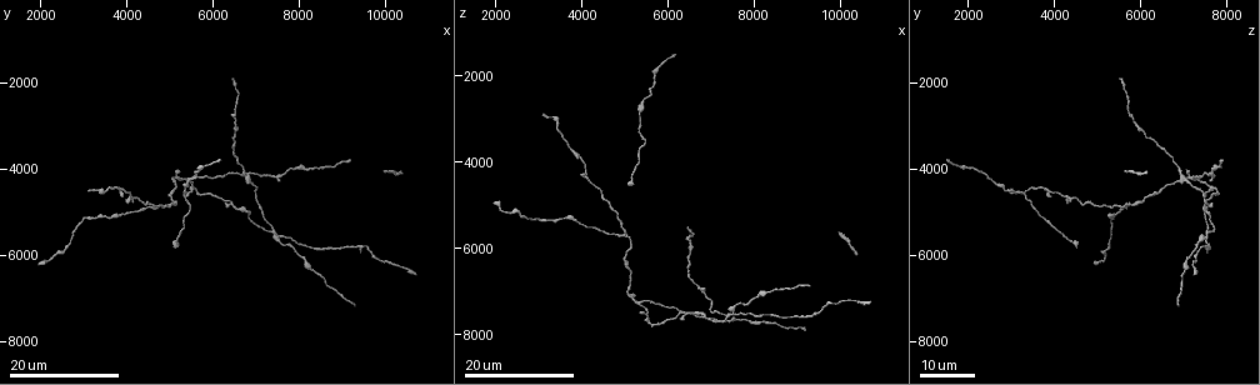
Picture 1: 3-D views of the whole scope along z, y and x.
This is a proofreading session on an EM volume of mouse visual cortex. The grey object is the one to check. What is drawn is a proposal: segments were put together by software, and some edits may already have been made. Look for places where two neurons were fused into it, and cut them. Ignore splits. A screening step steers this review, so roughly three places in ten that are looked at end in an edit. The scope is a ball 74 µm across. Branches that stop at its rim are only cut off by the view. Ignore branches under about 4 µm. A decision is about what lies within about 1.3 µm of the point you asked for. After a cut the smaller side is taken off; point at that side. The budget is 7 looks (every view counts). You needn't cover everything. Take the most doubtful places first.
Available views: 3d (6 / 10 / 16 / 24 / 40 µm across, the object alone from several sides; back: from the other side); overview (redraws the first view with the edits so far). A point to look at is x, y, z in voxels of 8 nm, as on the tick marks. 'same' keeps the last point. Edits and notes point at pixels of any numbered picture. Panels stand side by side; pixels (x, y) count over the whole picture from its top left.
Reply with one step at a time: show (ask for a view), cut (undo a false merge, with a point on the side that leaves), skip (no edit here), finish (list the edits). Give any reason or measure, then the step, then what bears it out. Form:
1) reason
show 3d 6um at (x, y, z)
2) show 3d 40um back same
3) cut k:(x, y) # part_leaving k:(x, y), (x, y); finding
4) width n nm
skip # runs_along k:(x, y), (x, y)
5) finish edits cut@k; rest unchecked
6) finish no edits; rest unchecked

three arms meet
show 3d 24um at (5300, 4250, 7300)

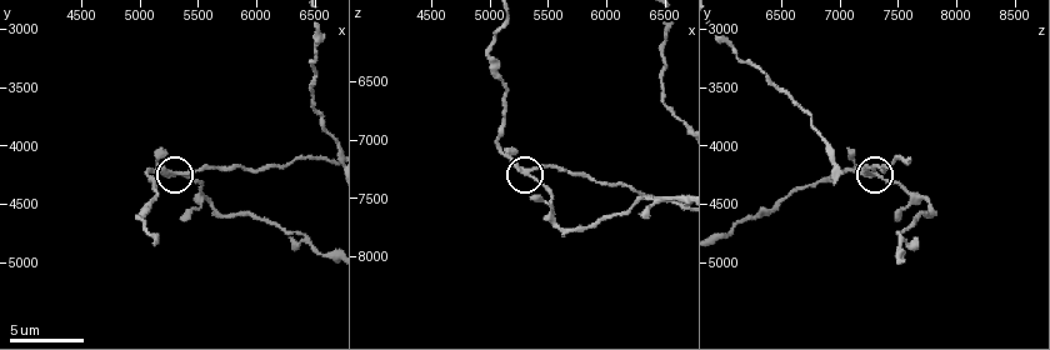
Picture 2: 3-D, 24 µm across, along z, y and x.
show 3d 10um at (5320, 4260, 7280)

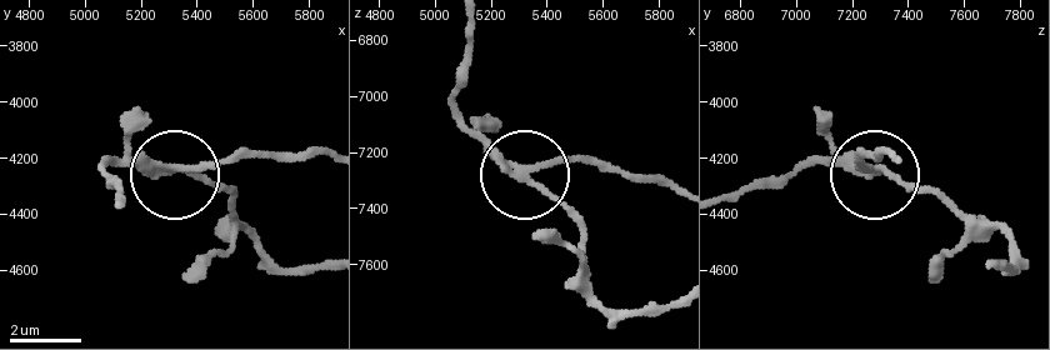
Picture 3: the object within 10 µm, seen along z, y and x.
cut 3:(214, 170) # part_leaving 3:(165, 168), (324, 150); a second neuron is stuck on

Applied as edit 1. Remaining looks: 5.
side arm on a straight run
show 3d 24um at (4950, 4900, 5700)

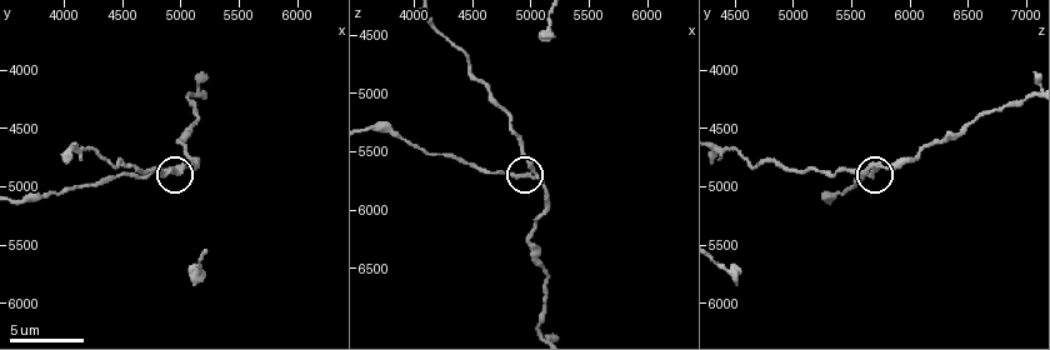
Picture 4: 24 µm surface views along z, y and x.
closer look
show 3d 10um at (5000, 4820, 5660)

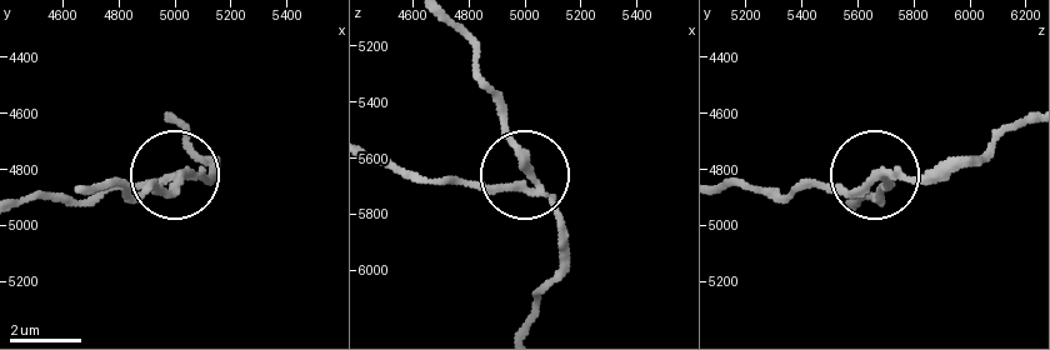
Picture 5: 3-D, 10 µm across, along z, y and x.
width 220 nm
cut 5:(479, 185) # part_leaving 5:(528, 193), (423, 184), (379, 163); two neurons meet here

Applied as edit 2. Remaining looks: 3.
show overview

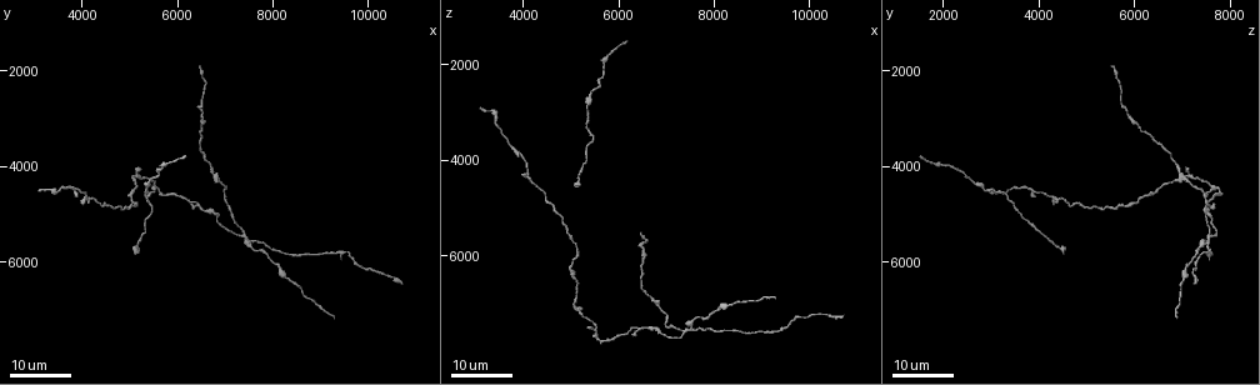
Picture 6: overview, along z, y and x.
sudden change in width
show 3d 16um at (5000, 4650, 6250)

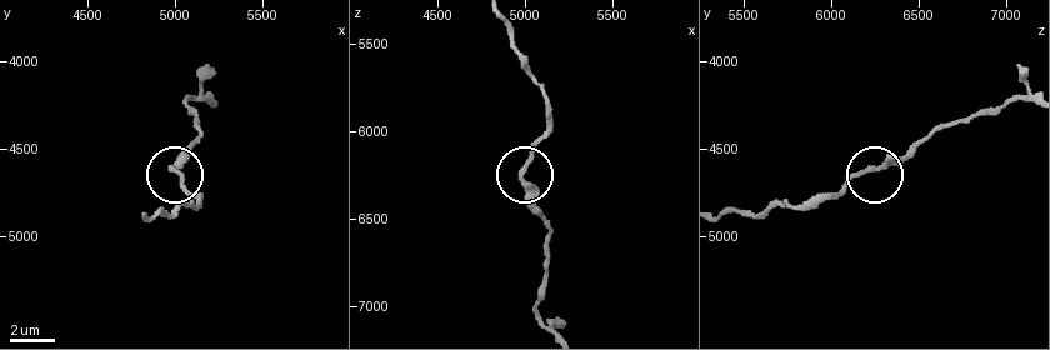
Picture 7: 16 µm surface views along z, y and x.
show 3d 10um at (5000, 4600, 6280)

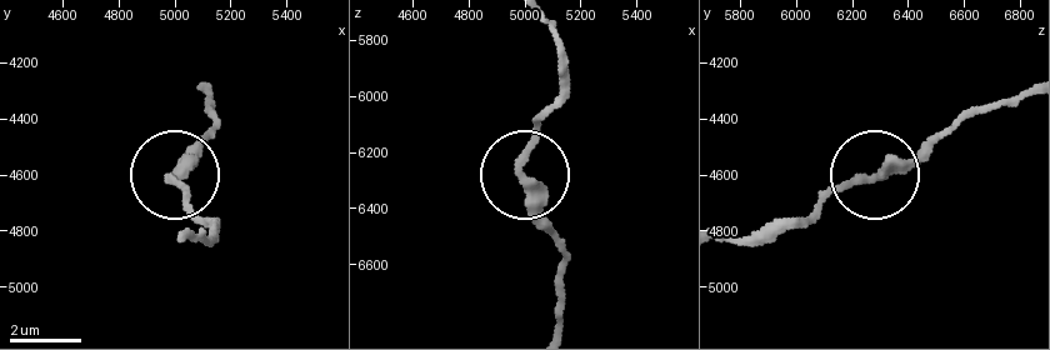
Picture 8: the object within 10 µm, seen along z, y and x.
skip # runs_along 8:(1024, 94), (970, 111), (906, 159), (853, 174), (811, 213); all the same neuron

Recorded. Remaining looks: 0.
finish edits cut@3, cut@5; rest unchecked

